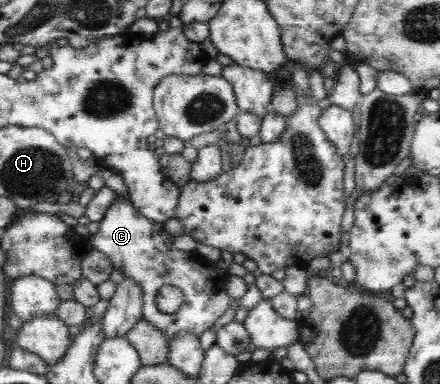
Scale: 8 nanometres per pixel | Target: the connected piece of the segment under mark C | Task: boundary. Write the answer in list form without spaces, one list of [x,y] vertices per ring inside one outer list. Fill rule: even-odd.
[[[119,197],[105,217],[95,236],[91,235],[88,243],[91,248],[104,253],[111,261],[113,270],[121,271],[125,278],[135,280],[144,291],[144,319],[160,329],[169,339],[177,334],[194,333],[201,337],[203,331],[211,329],[221,315],[229,309],[231,297],[225,289],[227,273],[221,275],[215,269],[215,263],[205,261],[193,251],[183,251],[171,247],[171,236],[163,229],[163,222],[155,222],[141,215],[130,199]],[[174,285],[184,294],[184,301],[179,309],[166,314],[157,307],[157,295],[161,287]]]

